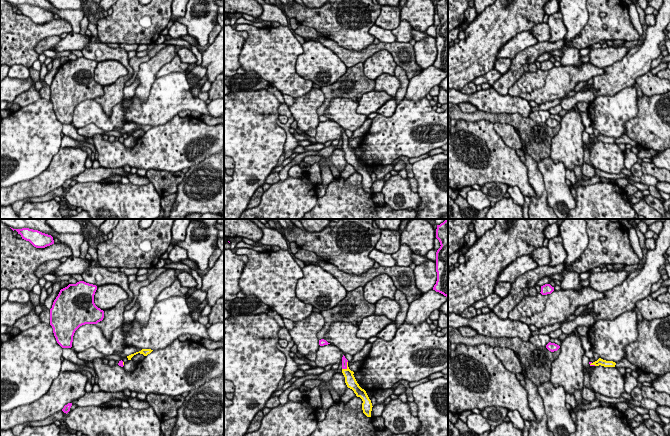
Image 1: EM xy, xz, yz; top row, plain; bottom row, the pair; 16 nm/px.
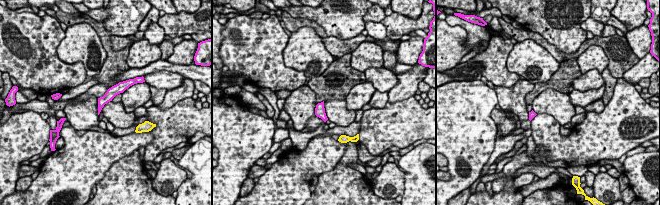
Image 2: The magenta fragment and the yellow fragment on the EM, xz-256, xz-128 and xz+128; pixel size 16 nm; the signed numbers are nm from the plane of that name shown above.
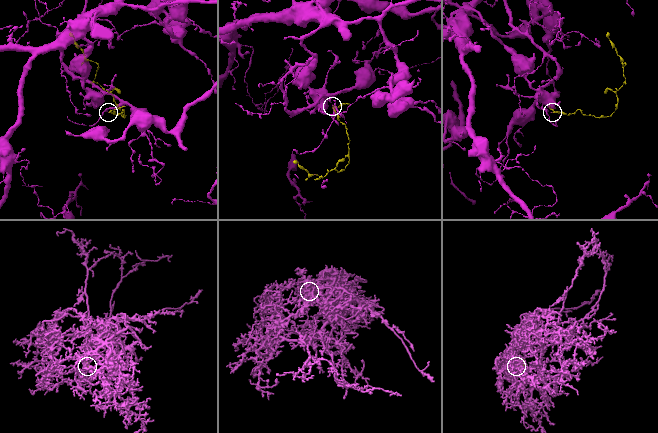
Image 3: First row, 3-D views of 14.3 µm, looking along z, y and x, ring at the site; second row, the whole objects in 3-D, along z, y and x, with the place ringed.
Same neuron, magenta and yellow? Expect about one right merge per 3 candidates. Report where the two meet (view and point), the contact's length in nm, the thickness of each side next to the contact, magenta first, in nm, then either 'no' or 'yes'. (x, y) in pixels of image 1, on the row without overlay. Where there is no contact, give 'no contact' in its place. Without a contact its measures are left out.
contact xz (346, 142); length 170 nm; calibres 100 and 170 nm; yes

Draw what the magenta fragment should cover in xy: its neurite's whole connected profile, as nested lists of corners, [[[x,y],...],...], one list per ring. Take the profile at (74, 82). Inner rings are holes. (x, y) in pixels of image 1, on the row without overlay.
[[[79,57],[76,60],[69,60],[60,66],[58,72],[50,85],[50,101],[57,119],[62,124],[71,124],[75,107],[85,100],[97,100],[104,94],[104,87],[94,79],[94,71],[97,62]]]

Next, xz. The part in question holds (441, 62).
[[[448,0],[437,1],[436,14],[441,22],[436,28],[437,57],[433,66],[448,75]]]

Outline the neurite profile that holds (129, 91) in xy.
[[[136,77],[135,80],[133,81],[133,83],[130,86],[124,87],[123,99],[129,100],[133,96],[135,96],[135,90],[138,87],[139,84],[140,84],[140,81]]]

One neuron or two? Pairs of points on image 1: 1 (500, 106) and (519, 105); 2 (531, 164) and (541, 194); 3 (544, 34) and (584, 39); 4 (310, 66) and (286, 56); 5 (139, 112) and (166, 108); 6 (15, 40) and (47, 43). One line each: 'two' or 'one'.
1: one
2: one
3: two
4: two
5: one
6: two

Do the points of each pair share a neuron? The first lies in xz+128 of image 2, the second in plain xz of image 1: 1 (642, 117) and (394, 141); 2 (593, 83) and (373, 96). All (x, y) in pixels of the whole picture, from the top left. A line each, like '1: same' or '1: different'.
1: same
2: different

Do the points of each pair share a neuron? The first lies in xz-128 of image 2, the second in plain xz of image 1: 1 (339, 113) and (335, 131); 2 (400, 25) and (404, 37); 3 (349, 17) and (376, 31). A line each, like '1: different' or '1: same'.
1: different
2: same
3: different

